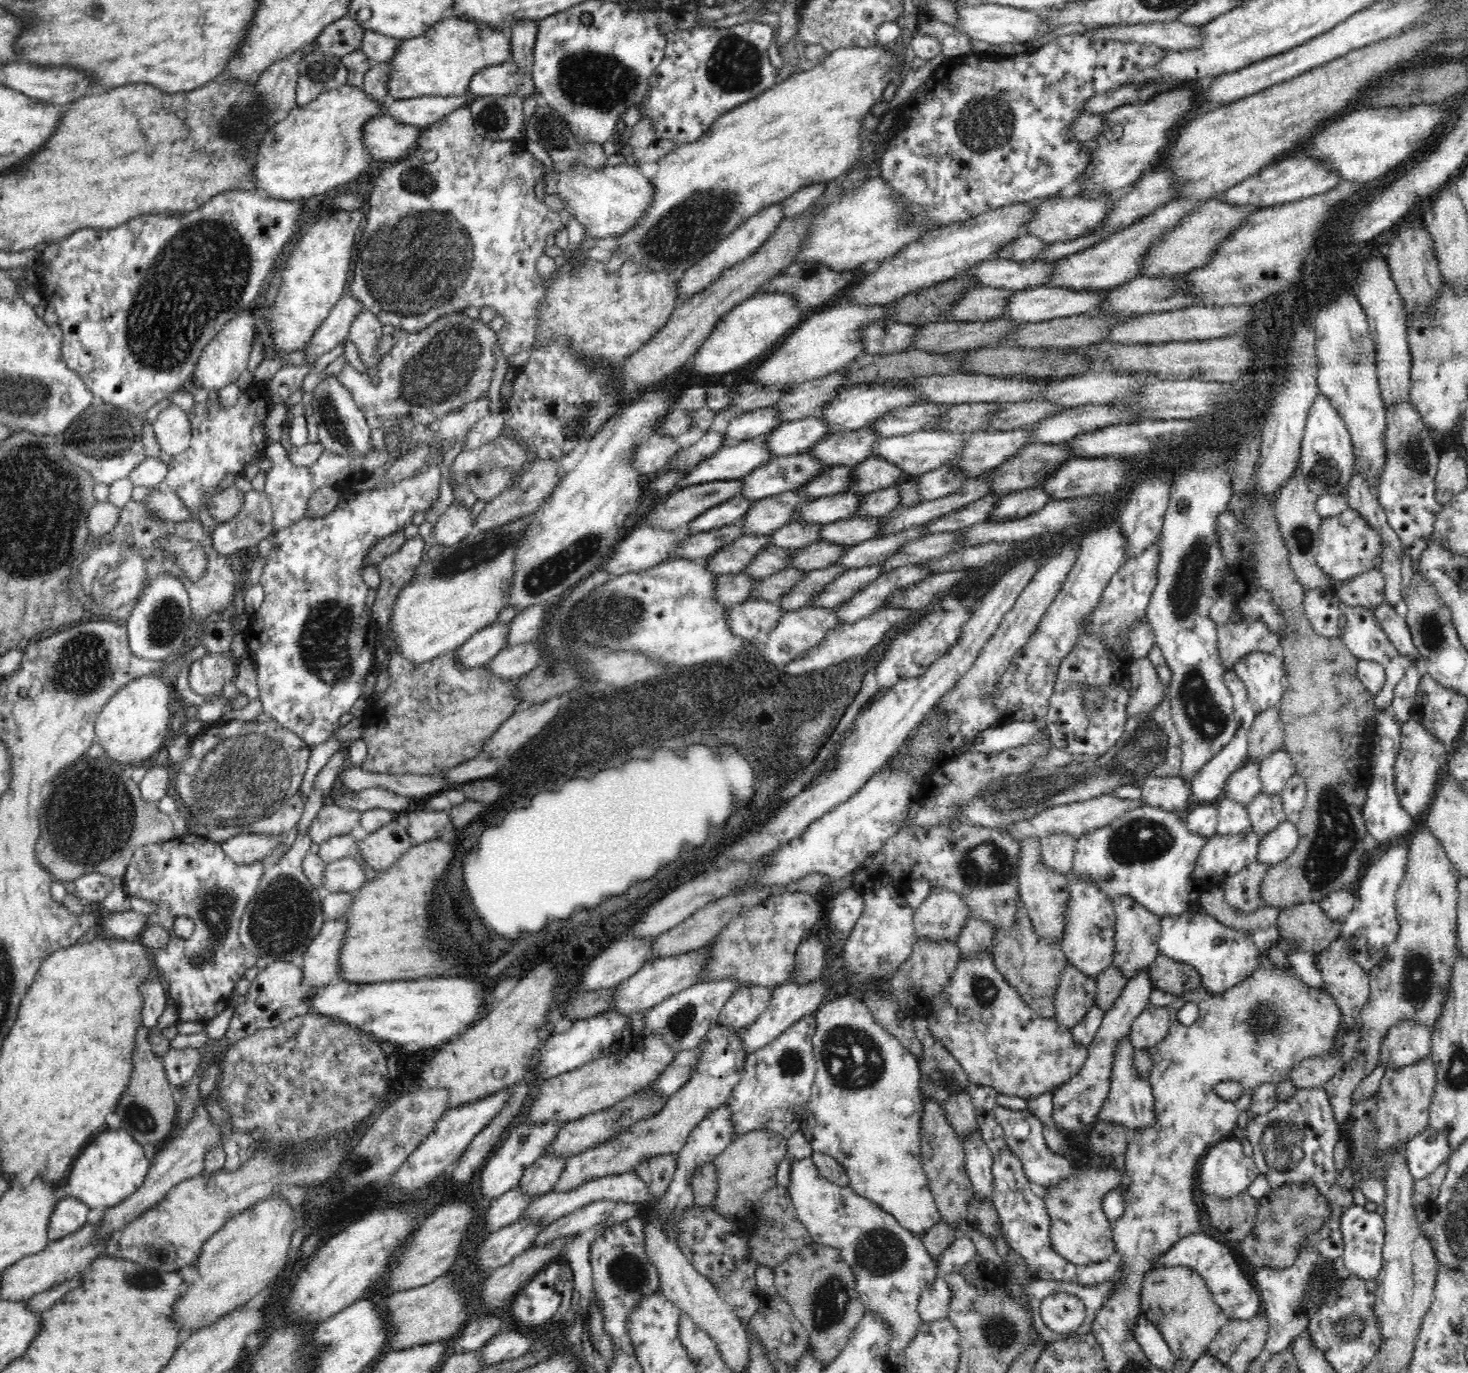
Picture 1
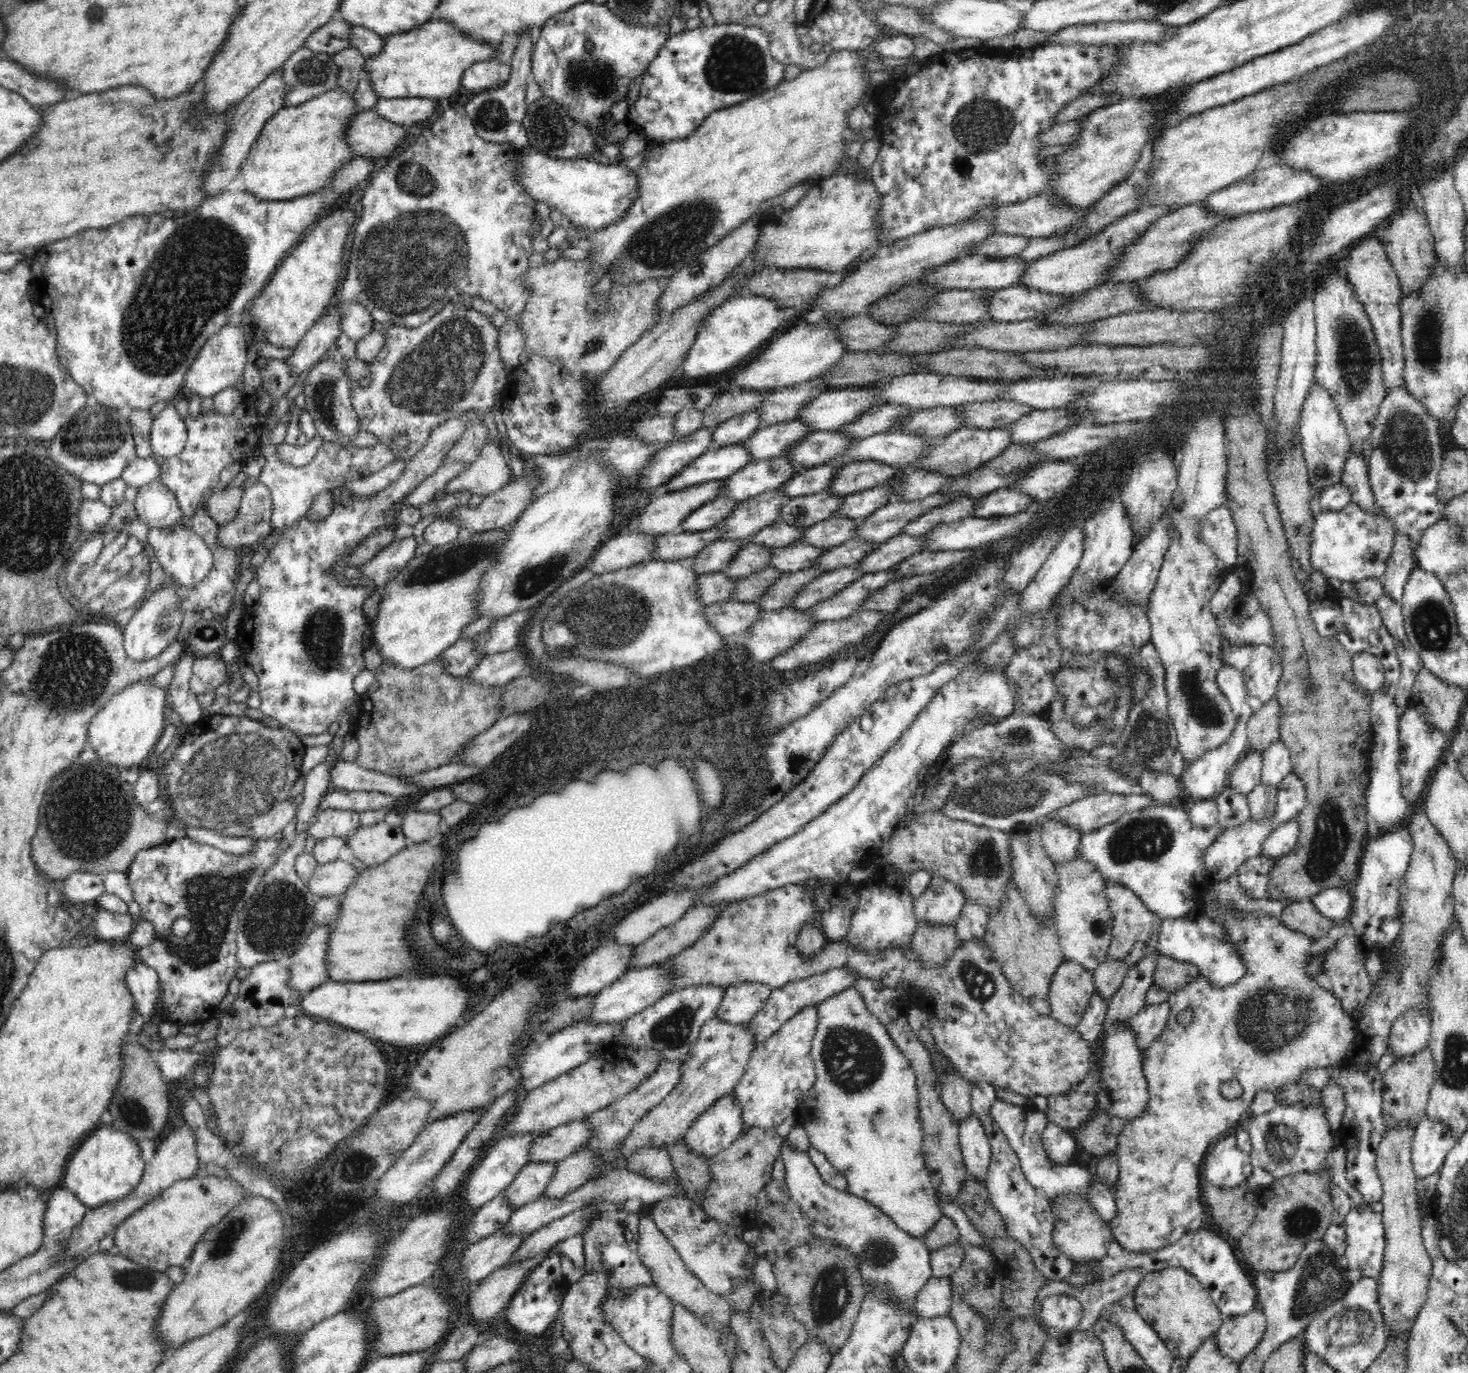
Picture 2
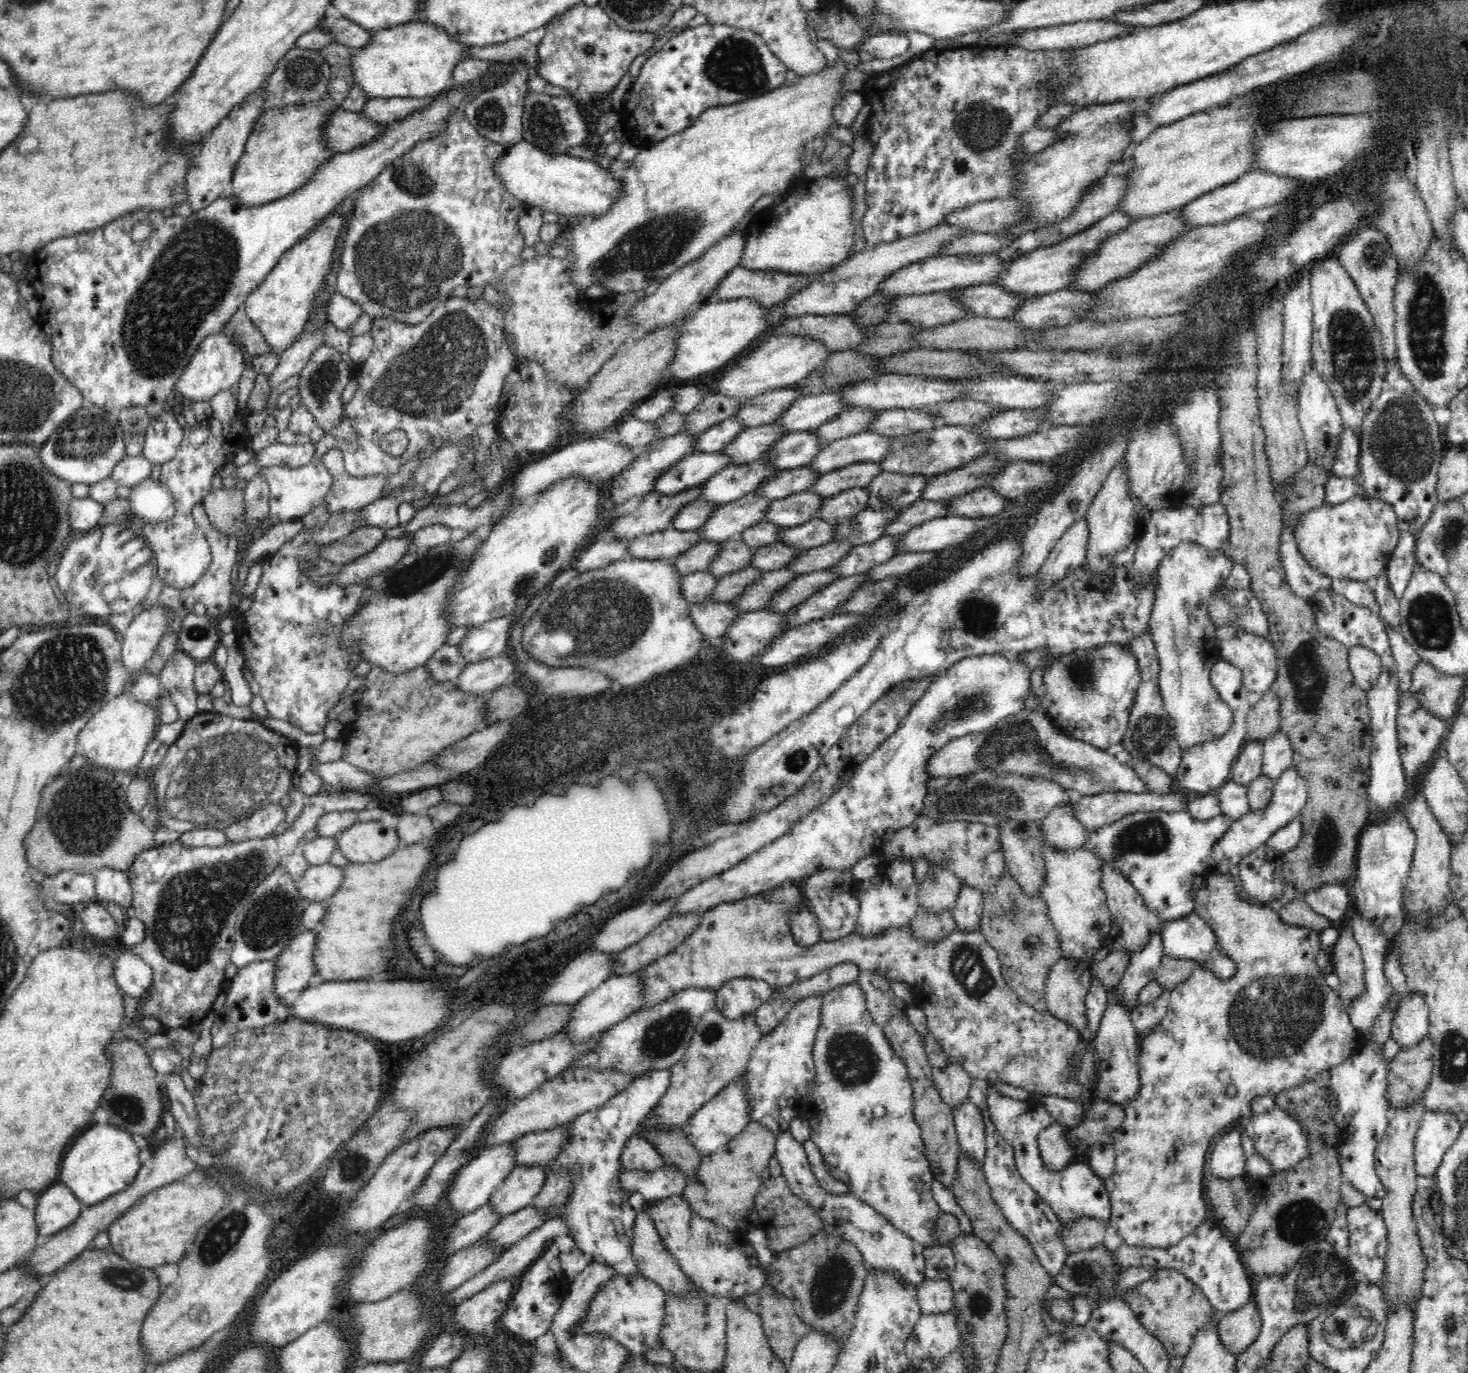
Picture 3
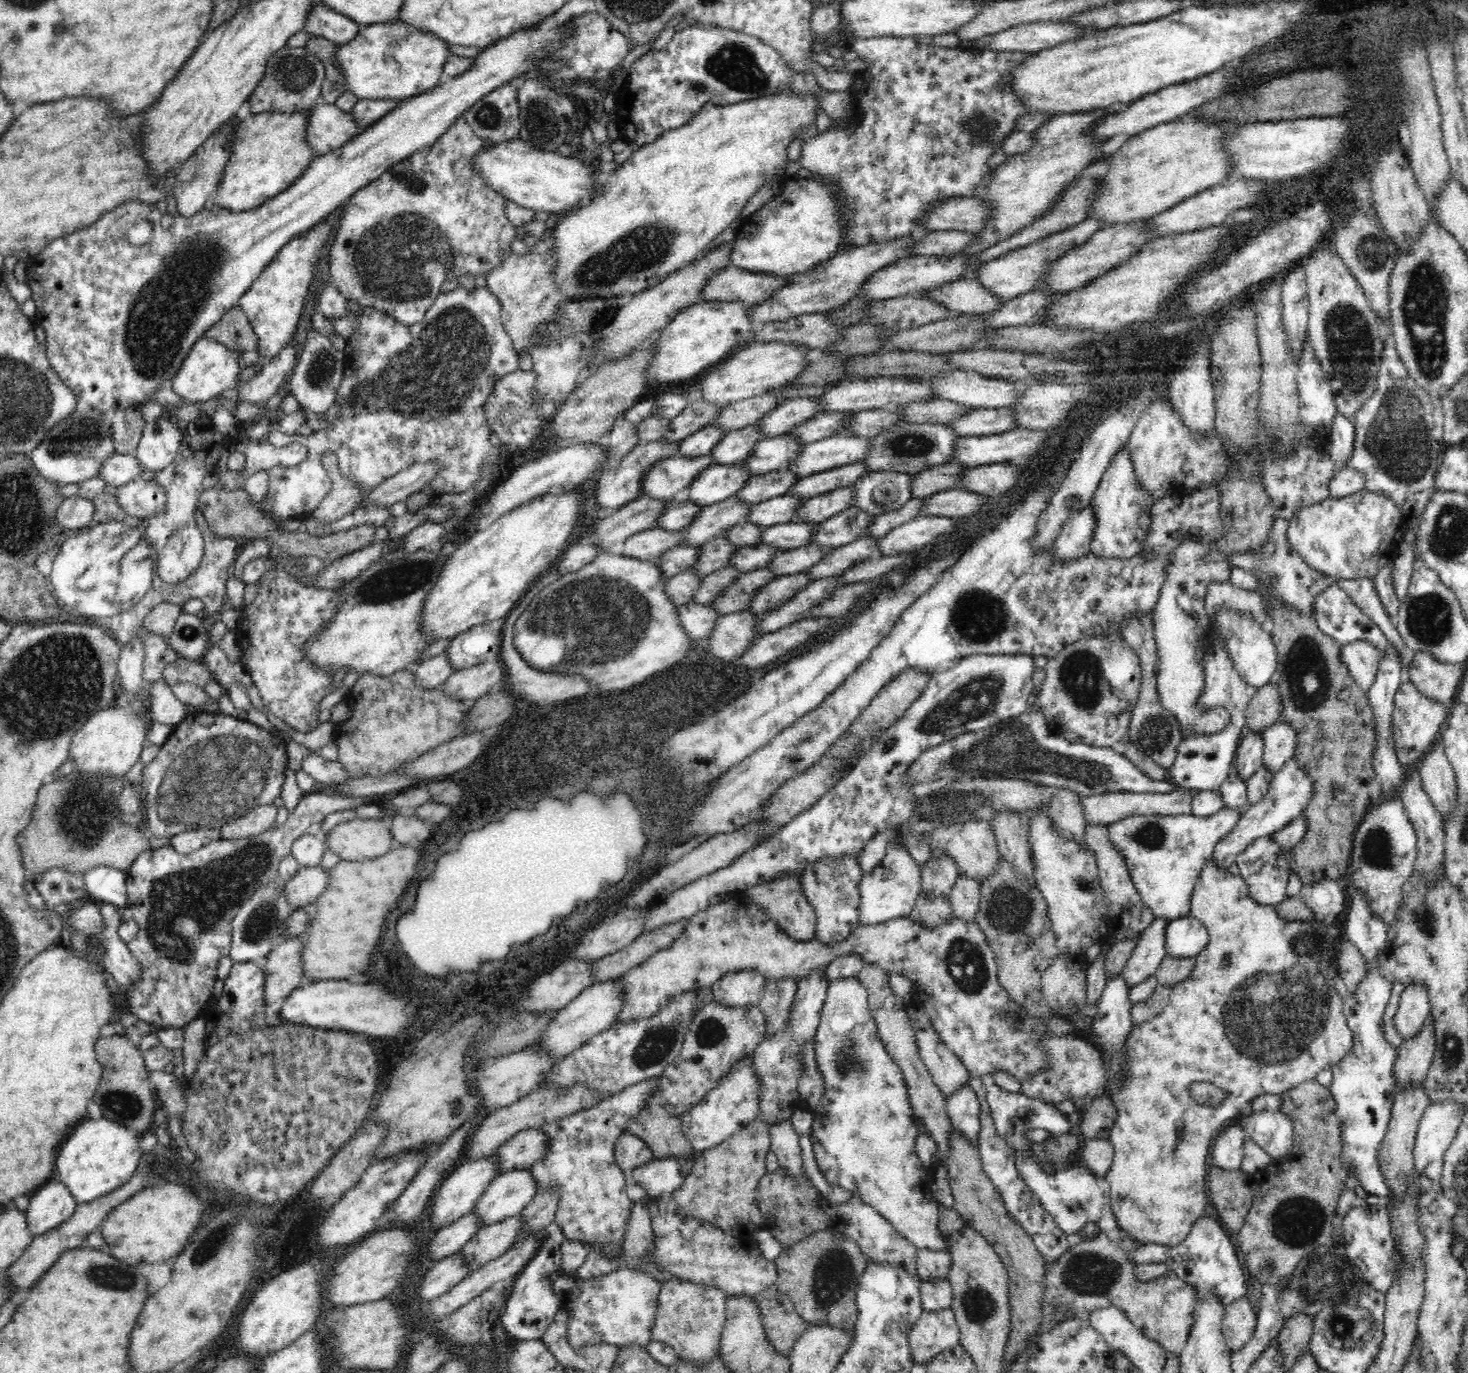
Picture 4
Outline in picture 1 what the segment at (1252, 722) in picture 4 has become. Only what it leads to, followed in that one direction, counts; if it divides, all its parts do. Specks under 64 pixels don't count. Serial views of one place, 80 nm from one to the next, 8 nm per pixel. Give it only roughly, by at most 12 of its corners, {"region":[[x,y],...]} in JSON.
{"region":[[1279,707],[1258,712],[1249,730],[1248,760],[1283,748]]}

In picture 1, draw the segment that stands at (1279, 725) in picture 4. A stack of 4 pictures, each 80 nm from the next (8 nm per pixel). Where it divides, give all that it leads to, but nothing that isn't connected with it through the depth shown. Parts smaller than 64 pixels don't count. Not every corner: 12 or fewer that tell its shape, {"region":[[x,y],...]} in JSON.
{"region":[[1286,748],[1260,762],[1261,790],[1280,795],[1294,776]]}

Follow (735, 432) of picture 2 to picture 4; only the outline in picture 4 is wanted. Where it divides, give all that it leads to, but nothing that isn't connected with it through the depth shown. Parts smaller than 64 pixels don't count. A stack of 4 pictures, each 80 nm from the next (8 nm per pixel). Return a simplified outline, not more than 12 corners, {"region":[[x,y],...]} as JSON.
{"region":[[710,424],[679,441],[677,454],[709,455],[728,432]]}

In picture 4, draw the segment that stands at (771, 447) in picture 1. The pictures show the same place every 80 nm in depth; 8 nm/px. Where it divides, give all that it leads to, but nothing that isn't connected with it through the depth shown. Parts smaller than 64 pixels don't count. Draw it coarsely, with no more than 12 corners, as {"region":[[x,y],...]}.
{"region":[[757,426],[729,430],[710,451],[717,465],[744,462],[761,436]]}

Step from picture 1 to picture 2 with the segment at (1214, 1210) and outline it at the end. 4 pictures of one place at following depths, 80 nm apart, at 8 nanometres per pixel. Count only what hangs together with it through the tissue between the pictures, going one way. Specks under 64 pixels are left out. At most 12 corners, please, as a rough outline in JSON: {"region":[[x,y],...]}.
{"region":[[1247,1181],[1203,1190],[1218,1228],[1239,1239],[1258,1204]]}

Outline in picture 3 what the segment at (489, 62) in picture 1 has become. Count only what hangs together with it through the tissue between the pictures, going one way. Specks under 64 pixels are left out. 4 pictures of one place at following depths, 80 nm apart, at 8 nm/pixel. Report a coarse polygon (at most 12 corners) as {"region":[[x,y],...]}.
{"region":[[419,21],[351,52],[369,98],[434,98],[467,44]]}

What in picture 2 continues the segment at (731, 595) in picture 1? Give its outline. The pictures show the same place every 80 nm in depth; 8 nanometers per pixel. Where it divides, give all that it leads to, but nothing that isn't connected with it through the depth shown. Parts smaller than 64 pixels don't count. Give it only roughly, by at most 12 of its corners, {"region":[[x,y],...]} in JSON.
{"region":[[723,571],[701,574],[699,601],[708,605],[734,600],[736,579]]}

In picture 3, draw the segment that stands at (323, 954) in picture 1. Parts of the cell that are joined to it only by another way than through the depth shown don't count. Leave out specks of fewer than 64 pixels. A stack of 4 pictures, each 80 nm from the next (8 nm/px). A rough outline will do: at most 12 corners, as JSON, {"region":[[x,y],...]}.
{"region":[[317,933],[296,935],[278,956],[276,996],[316,981]]}

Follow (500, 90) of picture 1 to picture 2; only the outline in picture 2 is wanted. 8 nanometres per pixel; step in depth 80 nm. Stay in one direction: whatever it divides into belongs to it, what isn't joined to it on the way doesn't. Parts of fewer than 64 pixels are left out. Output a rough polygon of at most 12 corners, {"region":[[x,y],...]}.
{"region":[[494,60],[466,68],[466,90],[501,87],[508,82],[511,64]]}

